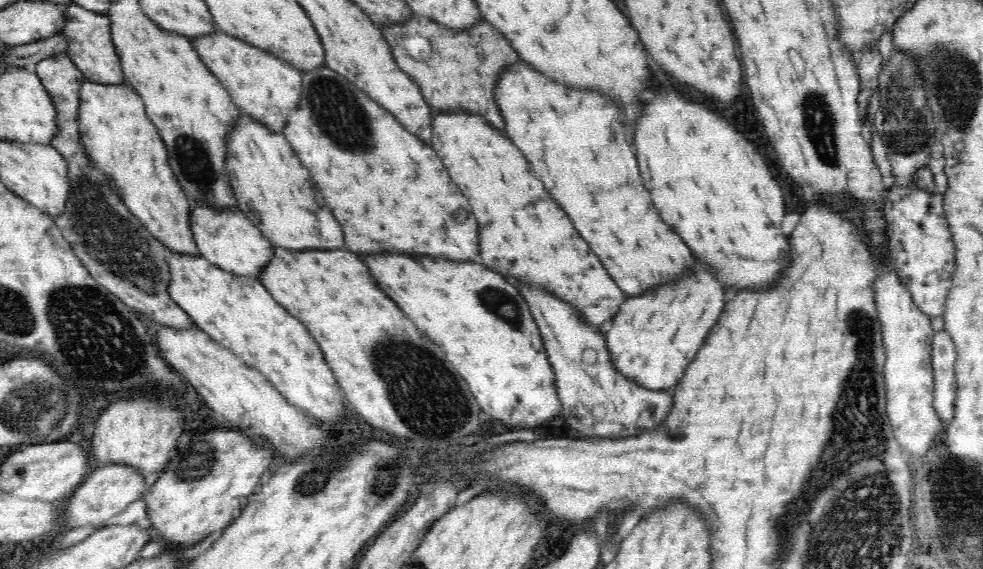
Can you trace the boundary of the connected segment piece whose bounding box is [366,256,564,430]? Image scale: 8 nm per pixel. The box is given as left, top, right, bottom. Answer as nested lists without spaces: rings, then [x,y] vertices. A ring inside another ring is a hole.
[[[392,256],[388,258],[366,258],[366,262],[370,264],[376,278],[380,278],[384,290],[394,298],[394,302],[400,304],[400,308],[416,322],[418,330],[434,340],[444,350],[446,358],[458,366],[458,372],[468,380],[470,390],[490,418],[498,420],[508,430],[536,430],[562,416],[564,406],[556,388],[556,374],[548,358],[544,337],[528,302],[512,284],[490,270],[484,270],[480,260],[472,264],[446,264]],[[514,406],[518,406],[520,414],[510,416],[506,410],[512,410]]]

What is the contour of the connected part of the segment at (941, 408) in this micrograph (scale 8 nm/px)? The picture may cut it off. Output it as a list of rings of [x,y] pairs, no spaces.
[[[946,330],[935,332],[932,338],[932,366],[935,390],[934,408],[944,422],[952,422],[956,411],[956,360],[959,354],[952,335]]]

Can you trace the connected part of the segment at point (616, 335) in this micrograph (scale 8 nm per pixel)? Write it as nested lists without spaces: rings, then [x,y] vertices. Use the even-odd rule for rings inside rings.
[[[700,268],[698,274],[702,276],[698,282],[690,280],[680,288],[630,298],[620,308],[612,328],[604,335],[609,361],[625,381],[652,391],[664,391],[679,385],[688,364],[694,362],[722,310],[722,290],[718,282],[710,278],[712,274],[704,268]]]

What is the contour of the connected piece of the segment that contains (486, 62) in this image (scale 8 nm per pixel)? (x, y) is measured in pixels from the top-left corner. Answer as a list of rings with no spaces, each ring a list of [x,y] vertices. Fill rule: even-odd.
[[[414,16],[407,25],[382,28],[382,33],[392,45],[400,69],[410,73],[422,87],[424,97],[436,112],[466,113],[482,118],[488,126],[506,134],[506,120],[496,99],[496,90],[504,72],[520,64],[520,58],[516,58],[516,52],[512,52],[508,42],[490,23],[482,22],[472,30],[453,33],[427,18]]]

